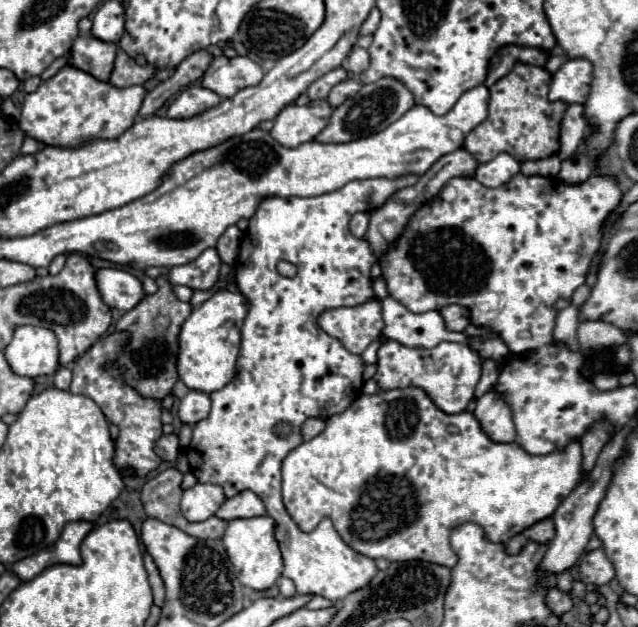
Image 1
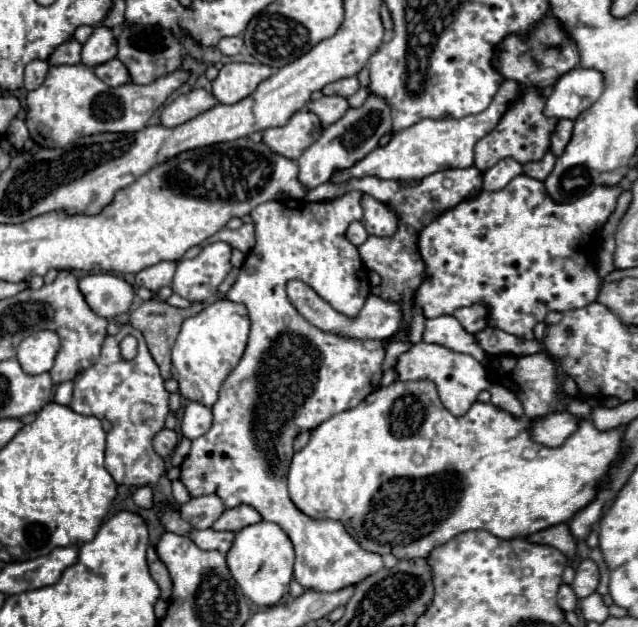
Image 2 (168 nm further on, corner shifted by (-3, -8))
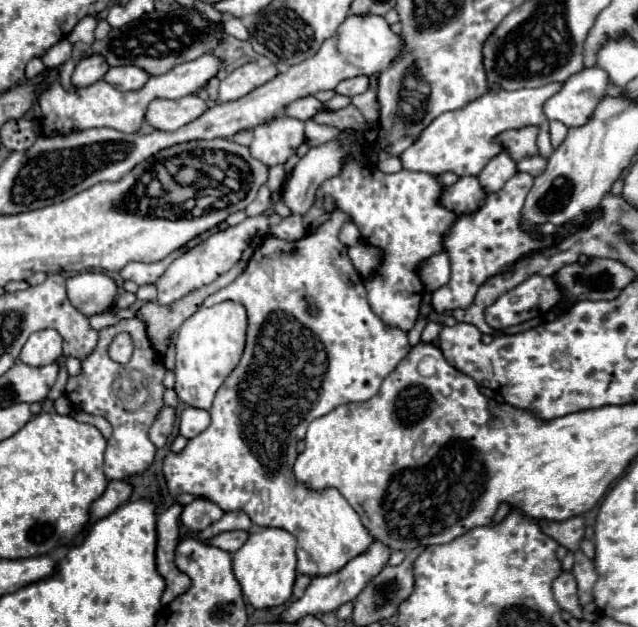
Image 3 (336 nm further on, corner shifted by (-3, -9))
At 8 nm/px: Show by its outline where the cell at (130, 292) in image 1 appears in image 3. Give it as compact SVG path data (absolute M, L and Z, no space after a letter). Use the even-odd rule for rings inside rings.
M97 271L67 277L67 295L77 311L91 317L101 313L117 299L117 285L111 277Z

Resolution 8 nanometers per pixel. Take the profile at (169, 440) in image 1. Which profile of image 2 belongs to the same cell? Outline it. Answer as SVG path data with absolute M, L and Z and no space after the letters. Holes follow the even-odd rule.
M163 428L155 438L153 438L153 448L161 458L167 458L177 446L177 434L173 430Z

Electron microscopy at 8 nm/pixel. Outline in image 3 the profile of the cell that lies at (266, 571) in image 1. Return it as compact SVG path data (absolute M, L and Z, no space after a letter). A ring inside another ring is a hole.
M257 529L251 533L249 541L233 553L233 573L243 589L243 595L255 609L269 609L283 605L291 597L291 589L297 575L297 541L285 529Z

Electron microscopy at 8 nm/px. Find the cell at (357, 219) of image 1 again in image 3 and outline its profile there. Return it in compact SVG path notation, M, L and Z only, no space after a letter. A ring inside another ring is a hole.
M351 221L345 223L345 227L341 227L341 235L339 235L339 239L341 239L341 243L345 243L347 247L361 243L361 235L359 235L357 225L353 225Z

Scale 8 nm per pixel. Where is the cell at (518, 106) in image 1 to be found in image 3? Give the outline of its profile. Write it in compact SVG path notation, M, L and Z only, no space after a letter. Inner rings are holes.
M523 127L517 131L505 131L499 135L499 141L505 145L505 151L511 155L513 161L519 161L527 155L537 155L537 127Z

